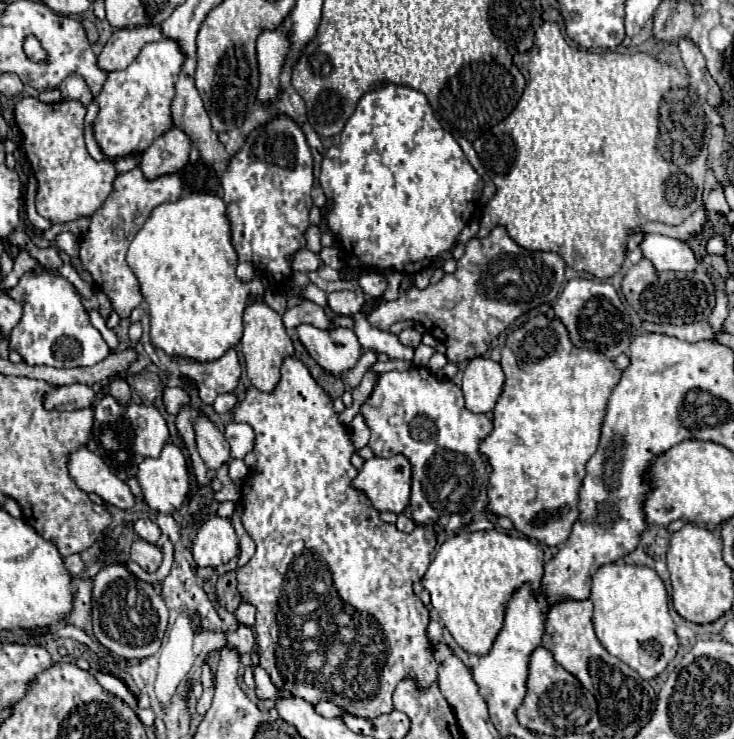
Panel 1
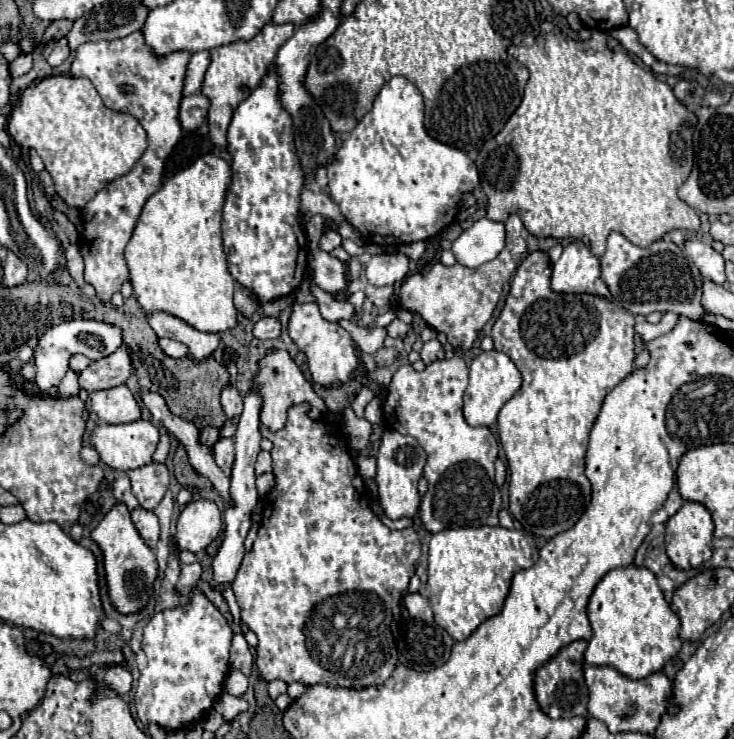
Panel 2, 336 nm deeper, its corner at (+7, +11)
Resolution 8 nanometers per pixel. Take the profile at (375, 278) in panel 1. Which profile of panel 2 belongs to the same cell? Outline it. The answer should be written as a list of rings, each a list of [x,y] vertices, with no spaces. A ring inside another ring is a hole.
[[[381,254],[371,256],[365,266],[365,276],[373,286],[389,286],[395,282],[403,282],[409,268],[409,258],[405,254]]]

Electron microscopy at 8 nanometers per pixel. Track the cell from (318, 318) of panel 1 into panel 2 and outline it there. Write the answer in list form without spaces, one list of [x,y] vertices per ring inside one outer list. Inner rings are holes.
[[[311,284],[311,290],[313,290],[313,294],[317,296],[317,304],[319,304],[321,314],[323,314],[329,322],[351,320],[351,318],[355,316],[355,306],[349,304],[347,300],[345,300],[345,302],[339,302],[339,300],[335,300],[331,294],[327,294],[327,292],[323,292],[321,288],[317,288],[315,284]]]

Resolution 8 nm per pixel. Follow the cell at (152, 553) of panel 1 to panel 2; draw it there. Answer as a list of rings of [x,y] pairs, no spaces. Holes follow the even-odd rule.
[[[135,508],[131,512],[131,518],[133,518],[133,524],[135,524],[137,532],[145,540],[145,544],[149,548],[155,548],[157,540],[159,540],[159,520],[157,520],[157,516],[153,512],[149,512],[149,510]]]

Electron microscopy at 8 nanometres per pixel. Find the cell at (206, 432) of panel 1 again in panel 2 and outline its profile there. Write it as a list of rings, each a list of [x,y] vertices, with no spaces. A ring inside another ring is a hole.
[[[219,438],[213,446],[213,456],[217,466],[223,470],[225,476],[231,476],[231,468],[233,468],[233,460],[235,460],[235,446],[233,440],[229,438]]]

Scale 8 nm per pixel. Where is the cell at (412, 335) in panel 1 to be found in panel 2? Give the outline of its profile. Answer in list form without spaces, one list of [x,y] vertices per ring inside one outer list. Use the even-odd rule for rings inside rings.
[[[395,318],[395,320],[387,326],[387,334],[389,334],[391,338],[403,338],[403,336],[407,334],[407,330],[409,330],[409,326],[407,326],[405,322],[401,322],[399,318]]]

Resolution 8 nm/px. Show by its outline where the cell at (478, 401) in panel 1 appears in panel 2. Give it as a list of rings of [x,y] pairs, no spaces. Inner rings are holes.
[[[491,350],[481,352],[477,358],[473,358],[469,368],[469,386],[465,390],[465,404],[463,414],[469,426],[491,426],[497,422],[497,414],[503,408],[507,400],[521,388],[521,372],[511,362],[511,358],[503,352]]]

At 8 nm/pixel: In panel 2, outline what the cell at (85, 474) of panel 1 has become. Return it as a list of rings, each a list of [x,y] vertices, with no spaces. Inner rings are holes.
[[[147,464],[137,470],[127,472],[131,478],[133,494],[141,508],[153,510],[165,496],[169,488],[169,470],[165,464]]]

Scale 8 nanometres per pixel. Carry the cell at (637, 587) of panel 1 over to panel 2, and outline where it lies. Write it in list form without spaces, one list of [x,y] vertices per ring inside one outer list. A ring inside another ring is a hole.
[[[615,568],[597,584],[587,606],[593,638],[585,650],[585,664],[611,666],[627,678],[639,680],[661,672],[665,662],[681,650],[679,616],[669,608],[657,586],[655,574],[647,568]]]

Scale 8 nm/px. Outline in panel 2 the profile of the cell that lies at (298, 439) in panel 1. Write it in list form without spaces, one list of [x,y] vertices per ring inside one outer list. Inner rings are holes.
[[[301,404],[301,406],[293,406],[289,410],[289,418],[283,430],[279,432],[269,432],[267,428],[261,428],[261,434],[265,438],[269,438],[273,442],[273,474],[275,474],[275,486],[273,490],[265,496],[263,500],[263,520],[261,520],[261,528],[259,528],[259,536],[253,544],[253,550],[249,554],[245,554],[237,576],[233,580],[233,592],[237,596],[239,608],[241,608],[241,620],[249,626],[249,630],[253,630],[259,638],[259,646],[257,646],[257,668],[259,674],[271,682],[271,680],[283,680],[283,682],[301,682],[305,686],[309,684],[327,684],[327,686],[343,686],[343,688],[365,688],[365,686],[373,686],[373,684],[383,684],[391,672],[395,670],[397,664],[397,646],[395,646],[395,636],[393,636],[393,626],[399,622],[401,618],[401,608],[399,602],[403,598],[403,592],[407,592],[409,586],[409,578],[415,572],[415,564],[417,558],[421,556],[421,542],[417,532],[409,526],[405,530],[389,530],[385,524],[381,524],[381,520],[373,514],[373,510],[369,508],[369,502],[365,498],[365,484],[363,478],[359,476],[353,458],[349,456],[347,450],[347,438],[343,434],[325,434],[325,424],[319,420],[311,420],[307,416],[309,406]]]

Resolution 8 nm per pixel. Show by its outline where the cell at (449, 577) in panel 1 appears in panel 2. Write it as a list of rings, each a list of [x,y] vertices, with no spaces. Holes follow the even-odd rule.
[[[479,526],[479,528],[457,528],[441,530],[433,534],[429,542],[429,568],[427,568],[427,590],[435,620],[445,628],[455,640],[465,640],[469,634],[487,618],[497,616],[509,594],[511,580],[515,572],[525,570],[535,564],[535,556],[527,556],[521,548],[523,534],[517,530],[507,530],[501,526]]]

